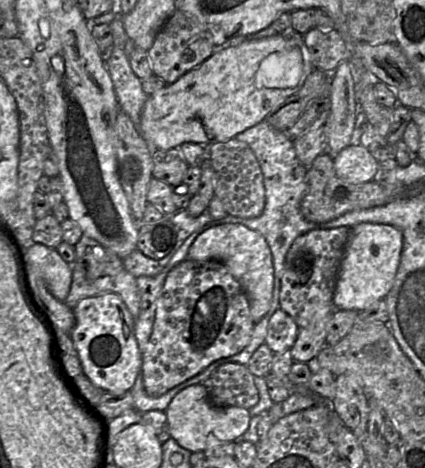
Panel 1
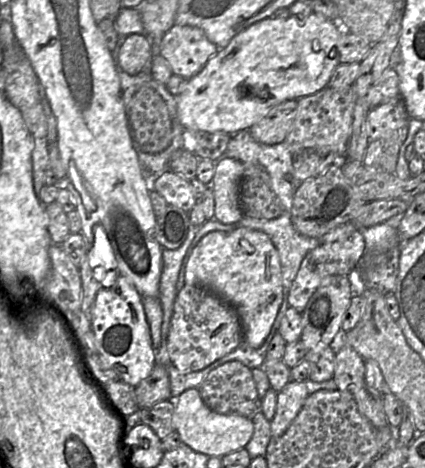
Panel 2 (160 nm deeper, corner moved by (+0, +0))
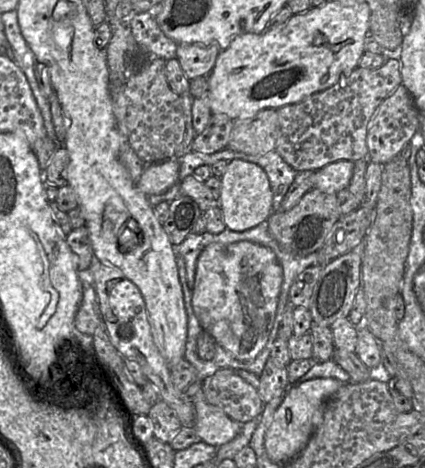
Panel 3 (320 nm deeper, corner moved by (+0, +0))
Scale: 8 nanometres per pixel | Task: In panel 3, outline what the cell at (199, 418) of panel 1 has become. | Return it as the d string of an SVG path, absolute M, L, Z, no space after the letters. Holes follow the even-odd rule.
M202 389L192 398L192 403L196 412L193 427L202 442L220 447L234 439L240 432L242 424L209 404Z

